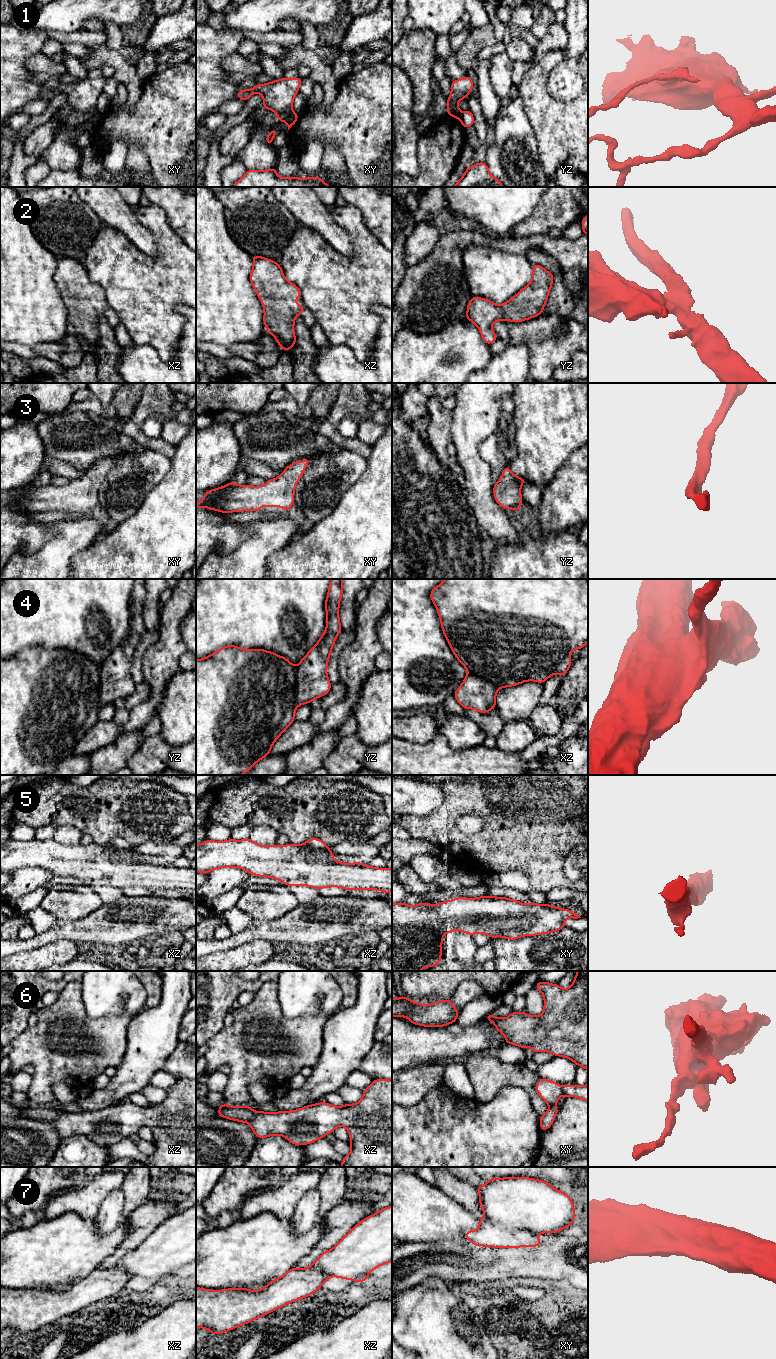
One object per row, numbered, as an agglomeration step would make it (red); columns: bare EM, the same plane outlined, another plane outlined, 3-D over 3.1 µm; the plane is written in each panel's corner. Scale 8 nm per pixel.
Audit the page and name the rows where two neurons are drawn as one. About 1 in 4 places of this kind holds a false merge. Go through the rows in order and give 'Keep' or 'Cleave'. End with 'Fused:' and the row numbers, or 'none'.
1: Cleave
2: Keep
3: Keep
4: Cleave
5: Keep
6: Keep
7: Keep
Fused: 1, 4

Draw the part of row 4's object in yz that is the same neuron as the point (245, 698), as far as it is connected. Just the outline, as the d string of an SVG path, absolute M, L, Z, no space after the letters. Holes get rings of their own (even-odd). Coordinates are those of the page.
M236 645L221 647L203 659L196 659L196 775L241 775L248 772L258 761L269 755L274 742L295 720L296 669L297 668L287 658L277 655L274 652L266 651L264 649L243 649Z

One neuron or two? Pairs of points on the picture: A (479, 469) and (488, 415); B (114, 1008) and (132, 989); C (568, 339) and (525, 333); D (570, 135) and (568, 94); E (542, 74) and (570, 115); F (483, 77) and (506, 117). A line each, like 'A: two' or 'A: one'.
A: one
B: one
C: one
D: two
E: one
F: two

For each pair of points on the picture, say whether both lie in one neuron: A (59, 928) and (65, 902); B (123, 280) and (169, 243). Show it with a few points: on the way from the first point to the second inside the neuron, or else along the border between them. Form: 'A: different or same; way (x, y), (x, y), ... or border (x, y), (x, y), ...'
A: different; border (84, 917), (73, 921), (55, 919)
B: same; way (137, 280), (143, 280), (166, 257)

